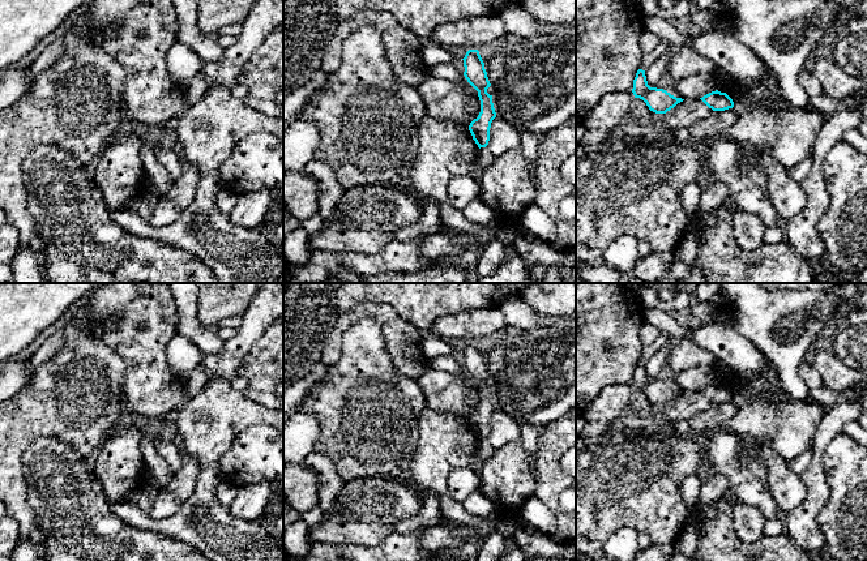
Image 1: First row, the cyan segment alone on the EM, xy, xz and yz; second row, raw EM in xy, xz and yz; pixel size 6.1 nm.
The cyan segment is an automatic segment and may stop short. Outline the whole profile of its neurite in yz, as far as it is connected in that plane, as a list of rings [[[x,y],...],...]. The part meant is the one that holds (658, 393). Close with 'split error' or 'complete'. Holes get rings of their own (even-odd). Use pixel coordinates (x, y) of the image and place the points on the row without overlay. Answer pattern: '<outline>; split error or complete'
[[[638,361],[633,372],[632,385],[635,390],[642,391],[650,403],[666,406],[684,391],[676,390],[663,381],[650,380],[646,373],[645,363]]]; complete

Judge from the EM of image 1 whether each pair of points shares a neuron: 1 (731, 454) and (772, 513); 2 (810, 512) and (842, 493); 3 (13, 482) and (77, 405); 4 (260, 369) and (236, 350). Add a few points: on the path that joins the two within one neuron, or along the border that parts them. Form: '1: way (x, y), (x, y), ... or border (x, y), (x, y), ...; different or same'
1: way (735, 469), (742, 480), (760, 499); same
2: border (825, 472), (828, 500), (819, 517), (821, 532); different
3: way (13, 457), (13, 448), (52, 409); same
4: border (264, 332), (243, 358), (236, 375); different

